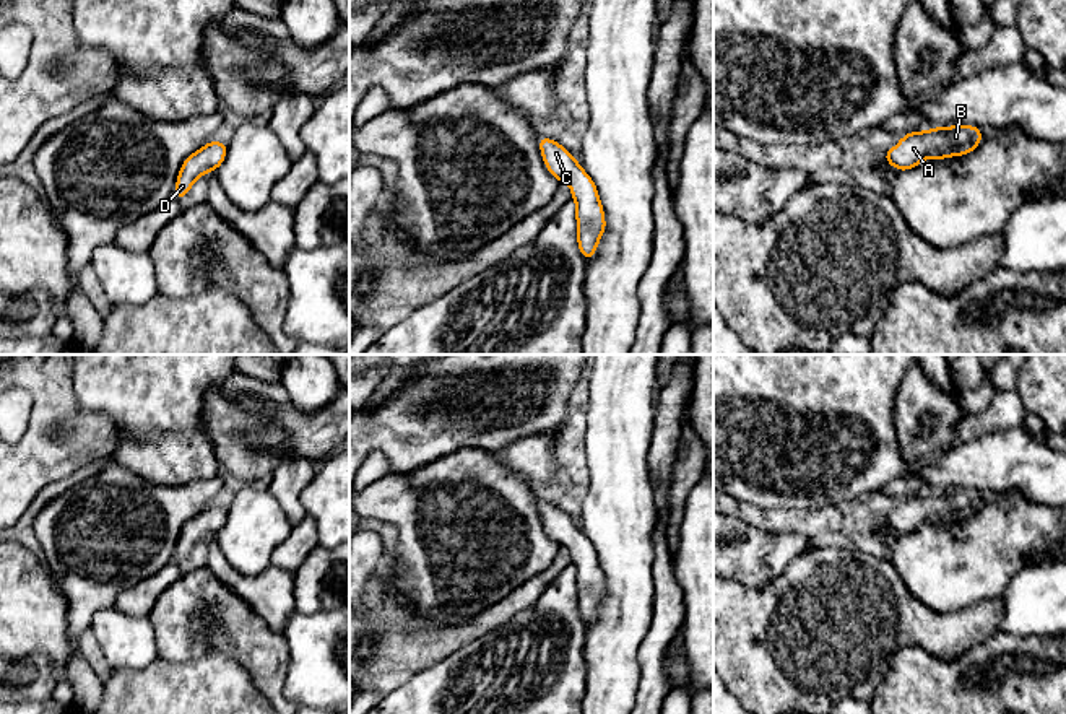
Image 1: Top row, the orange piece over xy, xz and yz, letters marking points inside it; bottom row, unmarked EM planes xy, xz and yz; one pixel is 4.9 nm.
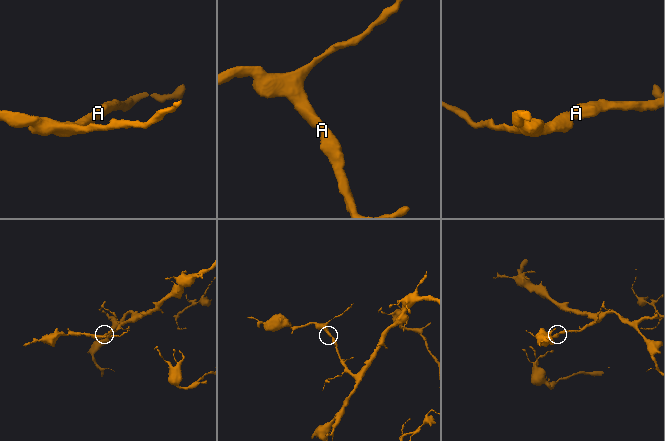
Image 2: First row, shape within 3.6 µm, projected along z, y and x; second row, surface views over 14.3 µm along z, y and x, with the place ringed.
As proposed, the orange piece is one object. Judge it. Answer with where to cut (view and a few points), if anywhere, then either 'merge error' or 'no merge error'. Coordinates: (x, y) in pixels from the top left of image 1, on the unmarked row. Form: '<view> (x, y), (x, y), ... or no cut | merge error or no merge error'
no cut | no merge error

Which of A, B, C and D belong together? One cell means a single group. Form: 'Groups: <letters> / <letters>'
Groups: A B C D

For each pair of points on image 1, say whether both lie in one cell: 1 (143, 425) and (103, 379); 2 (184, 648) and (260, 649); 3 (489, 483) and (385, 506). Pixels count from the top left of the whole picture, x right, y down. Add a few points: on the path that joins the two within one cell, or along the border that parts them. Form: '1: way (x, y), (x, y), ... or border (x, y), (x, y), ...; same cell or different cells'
1: way (137, 413), (114, 391); same cell
2: way (186, 617), (199, 596), (216, 594), (229, 618); same cell
3: way (463, 503), (411, 503); same cell

